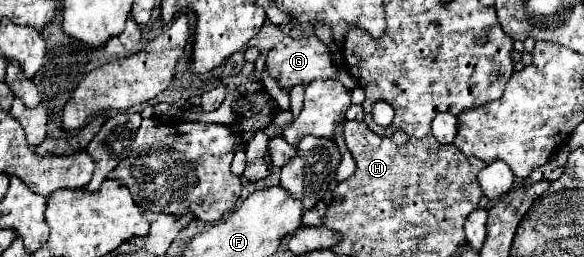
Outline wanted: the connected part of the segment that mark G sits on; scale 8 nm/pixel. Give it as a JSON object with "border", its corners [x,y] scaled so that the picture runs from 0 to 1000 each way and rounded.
{"border":[[[543,136],[512,144],[512,152],[488,144],[474,183],[467,183],[461,198],[457,268],[461,268],[464,300],[471,300],[485,346],[502,339],[505,323],[529,323],[539,307],[563,307],[563,300],[577,300],[594,346],[604,346],[611,331],[611,315],[594,276],[577,276],[577,261],[570,261],[567,222],[560,214],[560,183],[546,160]]]}

